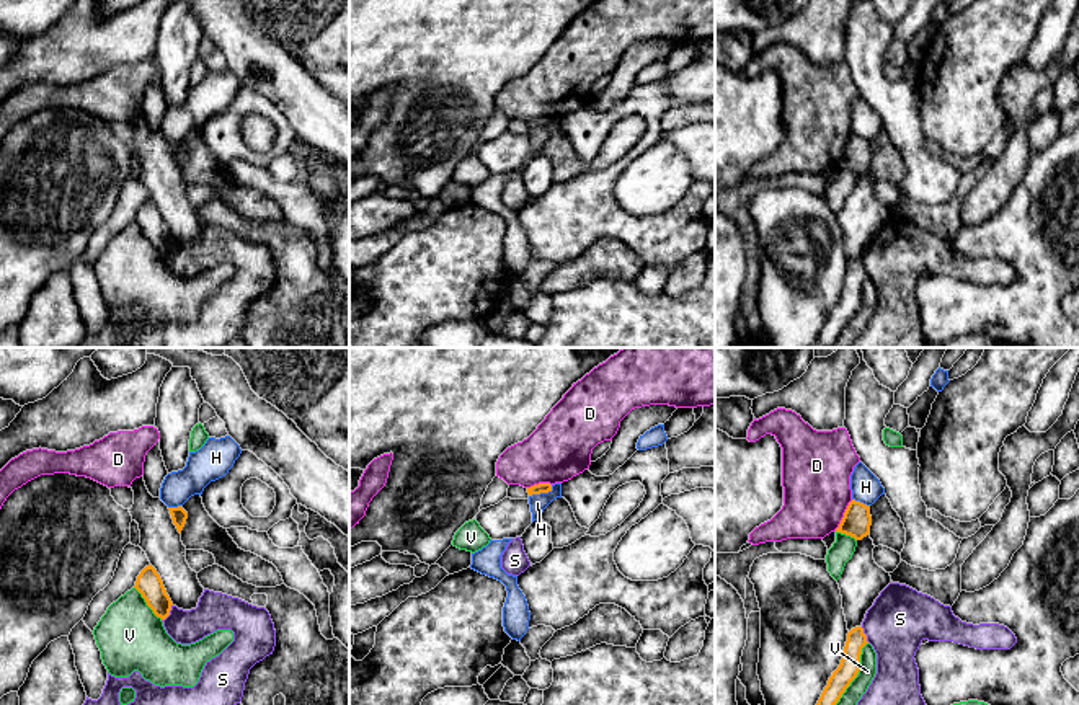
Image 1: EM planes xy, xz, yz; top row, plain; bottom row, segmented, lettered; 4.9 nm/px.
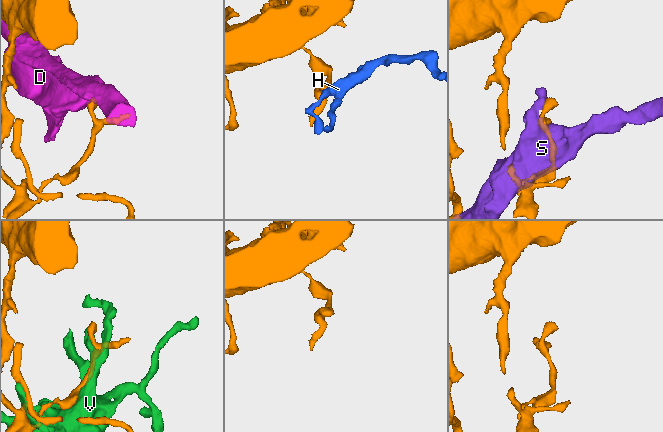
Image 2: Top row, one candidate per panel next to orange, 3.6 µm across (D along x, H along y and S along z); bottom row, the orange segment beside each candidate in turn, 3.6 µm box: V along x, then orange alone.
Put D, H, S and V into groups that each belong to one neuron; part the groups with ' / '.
D / H / S / V

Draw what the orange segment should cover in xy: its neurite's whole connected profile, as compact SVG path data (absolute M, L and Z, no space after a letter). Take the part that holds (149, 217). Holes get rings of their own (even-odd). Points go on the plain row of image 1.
M152 199L145 201L140 206L134 222L142 228L147 240L153 245L157 251L165 255L170 250L173 237L167 228L160 209Z

